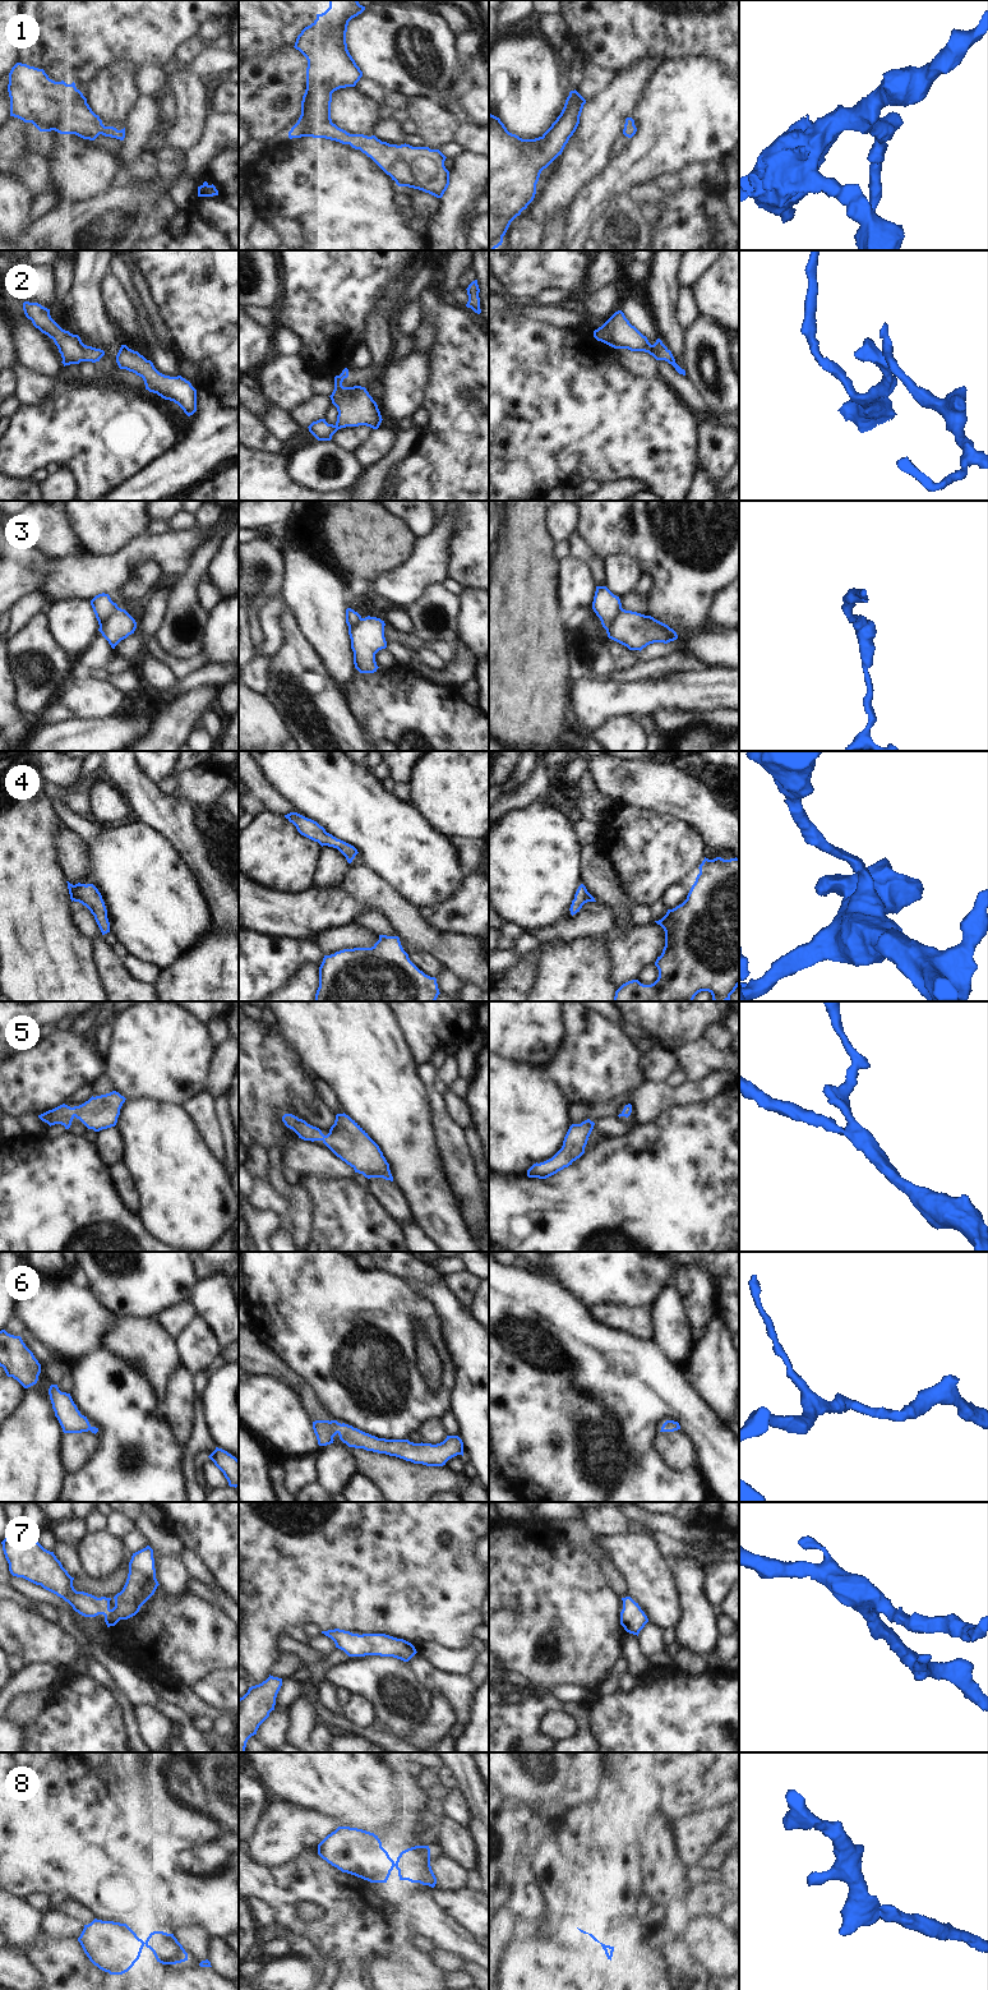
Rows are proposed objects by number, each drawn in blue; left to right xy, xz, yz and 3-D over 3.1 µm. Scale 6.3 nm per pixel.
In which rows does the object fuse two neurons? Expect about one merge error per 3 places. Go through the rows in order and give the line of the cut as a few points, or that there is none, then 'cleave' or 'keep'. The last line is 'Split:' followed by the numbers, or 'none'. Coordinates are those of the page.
1: no cut; keep
2: no cut; keep
3: cut in yz along (622, 608), (605, 629); cleave
4: no cut; keep
5: no cut; keep
6: no cut; keep
7: no cut; keep
8: no cut; keep
Split: 3

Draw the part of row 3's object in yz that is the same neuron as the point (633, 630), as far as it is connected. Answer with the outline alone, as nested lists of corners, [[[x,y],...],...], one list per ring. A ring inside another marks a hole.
[[[622,611],[610,621],[608,637],[627,646],[629,650],[642,650],[650,644],[668,644],[678,639],[668,625],[637,612]]]

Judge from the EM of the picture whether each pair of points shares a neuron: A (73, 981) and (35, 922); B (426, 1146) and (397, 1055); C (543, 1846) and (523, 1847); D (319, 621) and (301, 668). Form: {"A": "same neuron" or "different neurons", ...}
{"A": "same neuron", "B": "same neuron", "C": "same neuron", "D": "different neurons"}

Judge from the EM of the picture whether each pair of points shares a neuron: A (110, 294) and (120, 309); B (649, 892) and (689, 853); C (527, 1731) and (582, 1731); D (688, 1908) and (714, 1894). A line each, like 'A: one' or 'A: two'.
A: one
B: one
C: one
D: one

